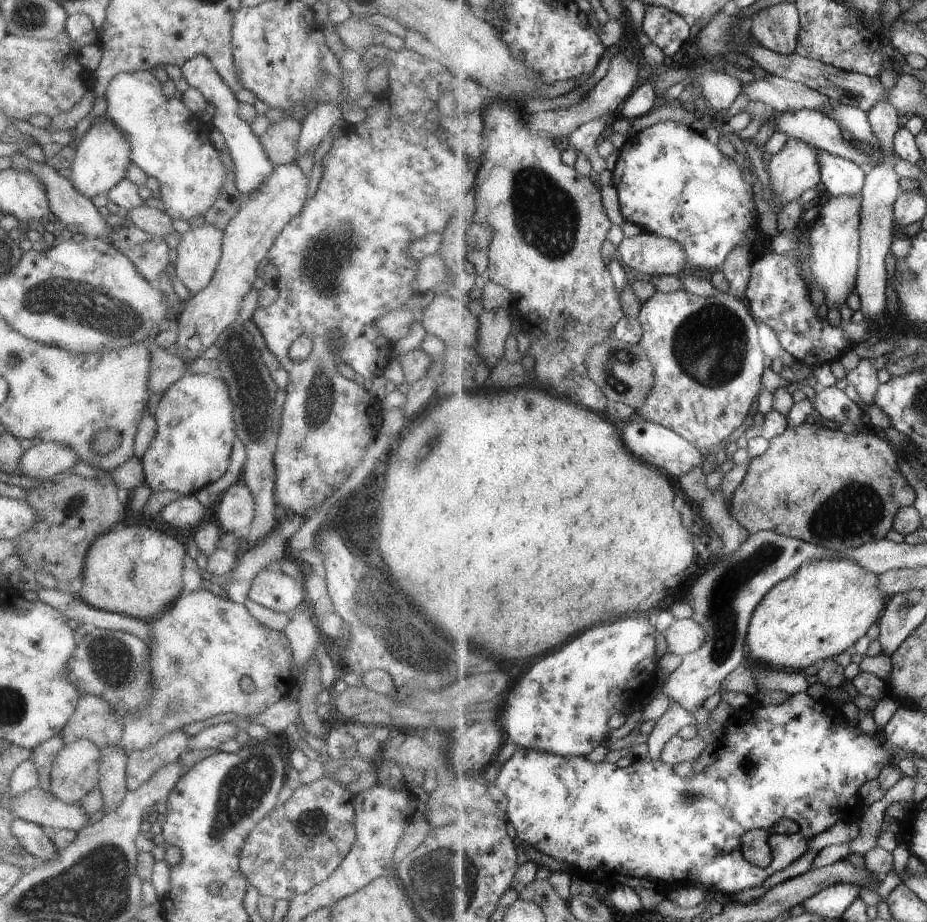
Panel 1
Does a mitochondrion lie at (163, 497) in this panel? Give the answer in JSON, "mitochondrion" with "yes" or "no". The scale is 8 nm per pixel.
{"mitochondrion":"no"}

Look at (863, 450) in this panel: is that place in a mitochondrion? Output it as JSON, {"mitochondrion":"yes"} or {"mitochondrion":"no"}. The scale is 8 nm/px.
{"mitochondrion":"no"}

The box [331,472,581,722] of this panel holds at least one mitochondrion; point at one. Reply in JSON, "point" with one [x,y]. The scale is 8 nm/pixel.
{"point":[406,639]}

